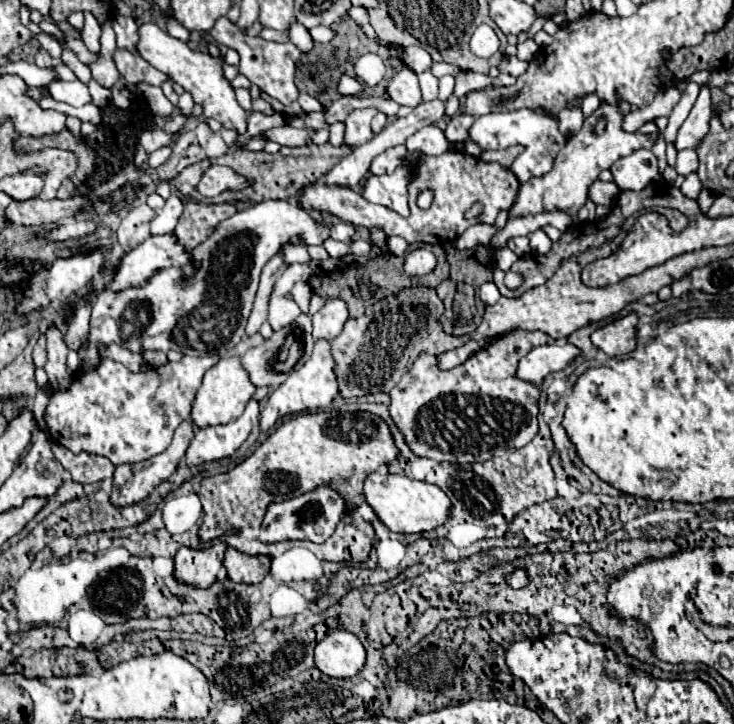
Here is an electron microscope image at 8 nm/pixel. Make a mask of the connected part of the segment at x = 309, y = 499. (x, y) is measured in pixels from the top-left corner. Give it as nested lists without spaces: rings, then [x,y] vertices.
[[[319,486],[317,490],[311,490],[303,496],[297,496],[297,498],[279,502],[279,504],[271,504],[263,518],[259,540],[261,542],[311,540],[311,542],[323,544],[335,532],[335,526],[337,526],[343,510],[345,510],[343,496],[337,490],[333,490],[331,486]]]

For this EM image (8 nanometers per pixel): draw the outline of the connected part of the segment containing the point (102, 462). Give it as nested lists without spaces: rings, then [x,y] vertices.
[[[53,444],[51,450],[75,482],[81,482],[81,484],[99,482],[103,478],[111,478],[115,472],[115,466],[105,456],[95,456],[89,452],[73,454],[71,450],[67,450],[61,444]]]

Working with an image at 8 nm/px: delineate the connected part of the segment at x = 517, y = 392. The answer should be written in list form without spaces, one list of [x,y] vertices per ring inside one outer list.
[[[513,330],[505,336],[495,338],[487,348],[475,352],[465,364],[453,370],[439,370],[435,356],[421,354],[413,368],[401,378],[401,382],[389,392],[389,414],[403,434],[407,446],[413,454],[431,458],[437,462],[485,462],[489,460],[497,448],[521,448],[537,434],[537,400],[539,388],[527,382],[517,380],[513,374],[517,370],[517,362],[535,346],[553,344],[555,340],[543,332],[527,332]]]

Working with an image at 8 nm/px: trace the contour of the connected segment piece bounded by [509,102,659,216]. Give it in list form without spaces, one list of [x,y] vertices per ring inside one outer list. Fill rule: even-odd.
[[[601,102],[601,106],[585,118],[583,128],[573,134],[565,148],[559,152],[557,160],[555,160],[555,168],[547,174],[543,174],[541,178],[531,178],[529,182],[521,184],[517,200],[513,204],[513,208],[509,210],[509,216],[525,216],[525,214],[537,214],[543,210],[553,210],[559,208],[567,214],[577,214],[579,208],[587,202],[587,192],[589,186],[599,178],[599,172],[605,168],[611,168],[619,158],[629,156],[631,152],[639,150],[639,148],[651,148],[659,136],[659,132],[653,134],[641,134],[641,132],[625,132],[621,128],[623,124],[623,114],[619,112],[617,104],[609,104],[609,102]],[[605,116],[607,118],[607,128],[605,134],[597,136],[593,134],[593,124],[597,122],[597,118]]]

